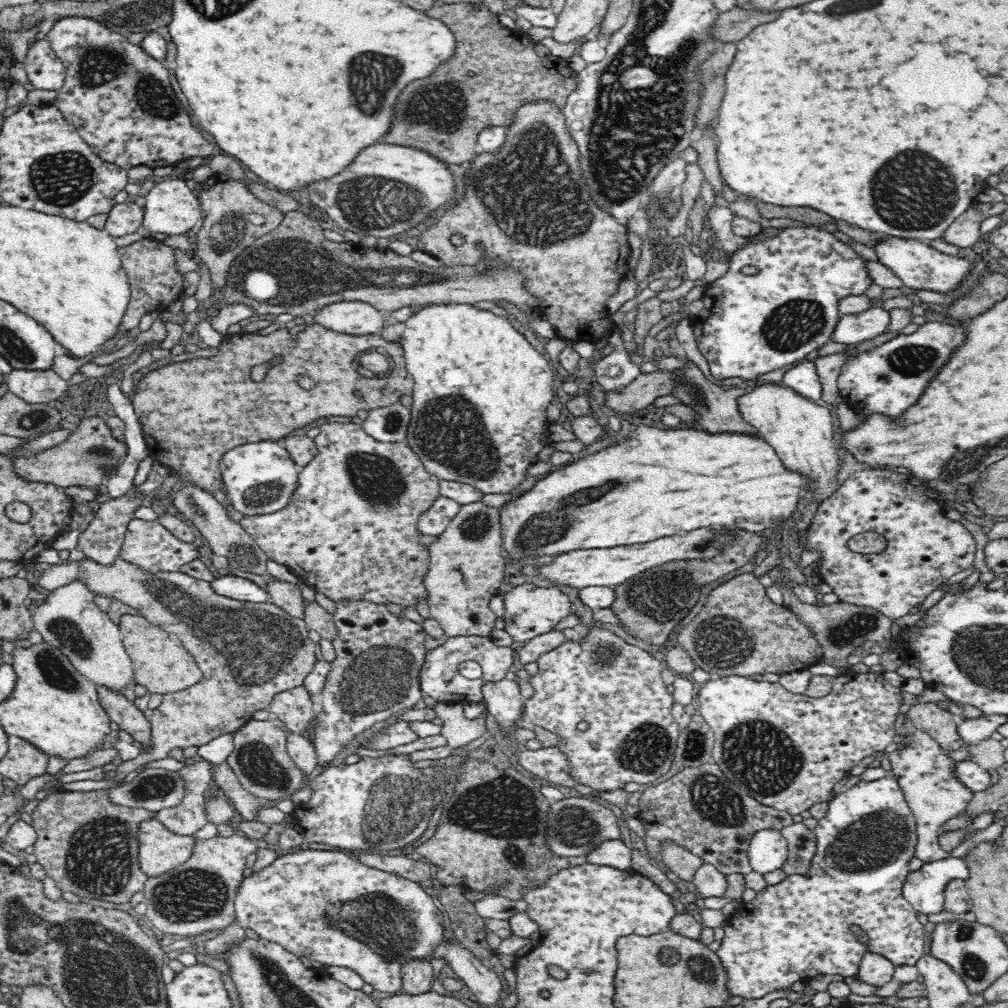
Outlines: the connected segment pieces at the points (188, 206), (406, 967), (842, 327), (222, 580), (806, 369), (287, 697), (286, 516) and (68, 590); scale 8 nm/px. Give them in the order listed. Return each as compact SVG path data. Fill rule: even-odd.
M178 177L156 183L145 197L143 226L150 232L182 235L201 218L197 195Z
M408 958L401 962L402 989L411 995L430 992L432 984L432 966L430 959Z
M880 306L870 307L860 312L840 313L831 341L850 346L874 339L882 332L886 332L888 322L890 322L888 313Z
M222 572L222 577L215 578L212 588L216 594L246 602L268 602L268 592L252 580Z
M802 359L786 370L782 376L782 384L806 395L810 400L819 402L821 382L816 370L815 359Z
M302 685L276 694L268 710L272 717L285 723L289 732L304 734L312 727L316 709L313 695Z
M324 423L319 427L319 433L313 438L313 441L317 446L317 453L306 467L300 469L298 486L296 492L292 494L288 506L270 514L245 516L240 521L242 528L252 536L259 548L262 549L262 552L266 553L267 558L285 565L298 577L299 582L307 582L314 590L317 588L317 590L324 592L333 601L346 597L348 599L368 599L380 604L389 600L399 605L411 604L413 606L416 601L415 598L418 596L425 598L427 601L423 576L426 574L428 564L428 549L426 545L418 543L418 538L422 534L419 534L415 526L420 513L426 510L436 497L439 497L440 479L427 472L420 457L408 444L402 442L392 442L392 444L378 442L375 438L368 436L360 425L354 423Z
M78 577L49 592L40 606L34 606L33 623L46 642L62 649L76 669L94 684L124 692L127 685L135 685L131 660L123 645L120 627L94 602L88 585Z

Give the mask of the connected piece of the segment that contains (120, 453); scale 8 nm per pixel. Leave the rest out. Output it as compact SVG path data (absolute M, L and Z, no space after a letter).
M94 417L81 418L71 432L60 444L32 456L32 458L12 458L17 474L30 481L44 481L58 487L84 486L98 488L102 482L112 478L127 454L127 444L116 440L105 420Z

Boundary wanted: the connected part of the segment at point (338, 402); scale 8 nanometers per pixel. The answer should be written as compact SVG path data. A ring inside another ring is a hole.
M321 325L307 326L302 332L298 332L298 336L294 338L292 334L288 334L288 329L278 330L277 332L272 332L272 334L266 334L266 336L260 336L257 334L244 334L240 333L236 336L225 335L224 340L219 346L218 352L216 355L211 358L201 358L193 359L191 361L185 361L181 363L174 363L173 365L167 365L165 367L160 367L159 369L152 369L151 373L147 374L136 387L134 397L132 399L132 404L136 414L138 415L138 420L143 424L142 431L144 431L144 437L146 437L148 445L148 454L154 460L159 460L159 462L166 466L170 467L172 470L179 472L179 474L184 475L184 479L192 481L192 484L200 486L201 489L207 490L208 492L216 492L216 490L222 489L222 475L219 470L219 465L221 458L224 456L225 452L235 449L236 446L245 445L249 442L260 442L263 440L269 441L279 441L282 442L287 434L290 434L296 428L302 428L307 424L312 424L320 418L326 418L329 416L346 416L353 417L356 416L358 410L376 410L384 406L392 406L400 402L400 398L404 398L404 395L410 396L413 392L413 376L407 371L405 367L405 360L403 355L403 350L400 342L390 342L383 338L383 334L378 332L376 334L344 334L340 332L335 332ZM360 350L372 350L374 352L380 352L388 358L390 361L390 366L387 372L385 373L372 373L367 369L364 370L352 370L350 362L356 358L356 354ZM269 362L272 367L268 370L268 373L264 376L262 380L256 382L250 377L250 369L253 366L258 366L258 364L266 364ZM298 374L306 374L314 380L315 387L314 390L305 390L296 385L294 379ZM355 390L360 390L363 393L363 399L356 399L352 393Z

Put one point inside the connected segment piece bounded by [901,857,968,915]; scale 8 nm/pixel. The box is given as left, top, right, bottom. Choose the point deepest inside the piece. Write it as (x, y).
(923, 888)

